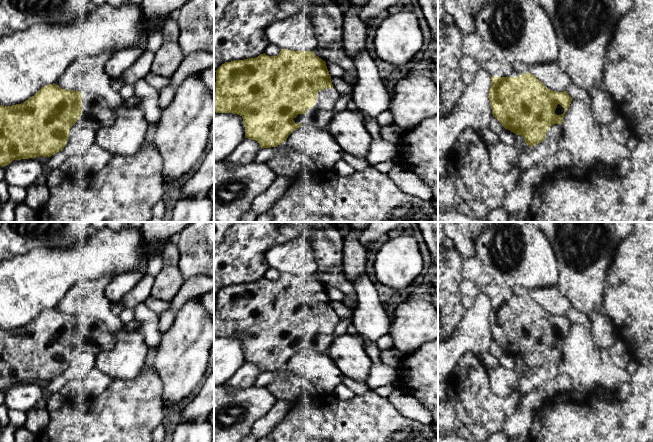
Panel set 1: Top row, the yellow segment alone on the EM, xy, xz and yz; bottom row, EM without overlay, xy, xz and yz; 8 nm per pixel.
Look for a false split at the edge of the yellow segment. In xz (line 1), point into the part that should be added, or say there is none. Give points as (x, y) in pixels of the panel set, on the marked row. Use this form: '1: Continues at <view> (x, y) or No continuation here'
1: Continues at xz (319, 115)

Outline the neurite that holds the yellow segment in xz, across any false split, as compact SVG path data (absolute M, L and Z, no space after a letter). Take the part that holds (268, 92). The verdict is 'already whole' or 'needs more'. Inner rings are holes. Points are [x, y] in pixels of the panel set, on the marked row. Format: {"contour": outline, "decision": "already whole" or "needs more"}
{"contour": "M281 49L277 56L263 53L255 58L225 62L215 72L214 112L240 115L245 138L256 140L261 149L277 147L302 125L326 127L340 97L331 83L326 62L314 51Z", "decision": "needs more"}

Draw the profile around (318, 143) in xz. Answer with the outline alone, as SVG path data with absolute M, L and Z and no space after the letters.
M302 125L288 136L286 142L293 150L310 156L316 170L321 172L329 172L337 162L343 159L344 151L327 127Z

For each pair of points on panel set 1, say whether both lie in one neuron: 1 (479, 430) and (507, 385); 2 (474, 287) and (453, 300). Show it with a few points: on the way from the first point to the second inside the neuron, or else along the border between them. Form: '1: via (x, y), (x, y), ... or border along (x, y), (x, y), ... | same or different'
1: border along (488, 375), (490, 388), (496, 394), (513, 393) | different
2: border along (463, 279), (461, 281), (462, 294) | different

